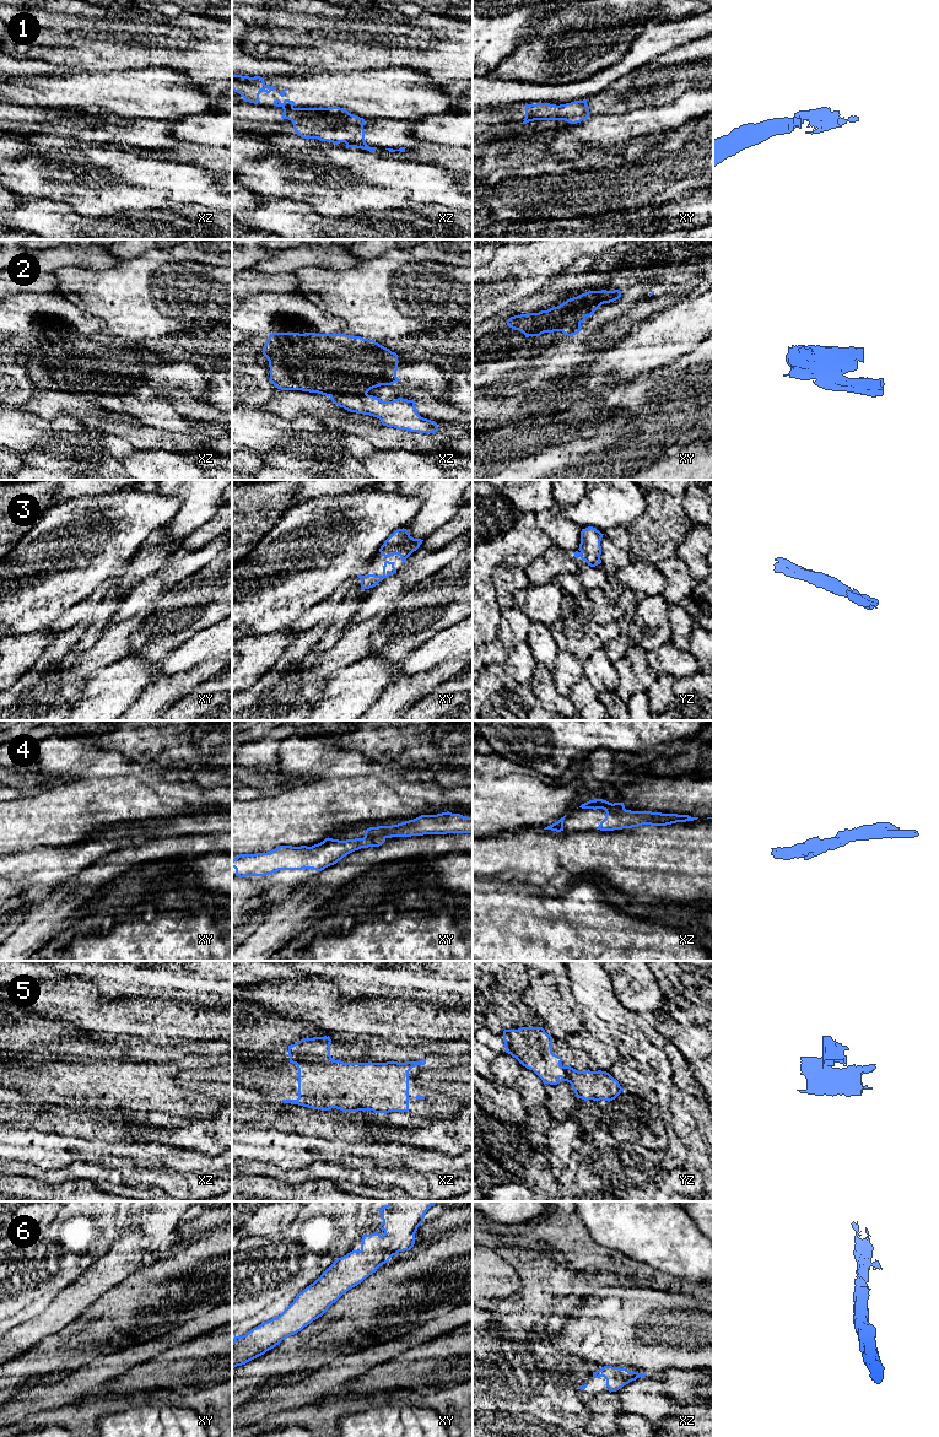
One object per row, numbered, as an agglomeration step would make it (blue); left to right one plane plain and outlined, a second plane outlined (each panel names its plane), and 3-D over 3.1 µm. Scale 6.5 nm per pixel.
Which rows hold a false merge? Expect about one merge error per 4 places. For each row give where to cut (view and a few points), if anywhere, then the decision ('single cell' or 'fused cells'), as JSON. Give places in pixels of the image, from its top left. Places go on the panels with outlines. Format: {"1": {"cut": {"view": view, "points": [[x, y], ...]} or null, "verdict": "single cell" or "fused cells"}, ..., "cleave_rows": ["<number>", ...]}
{"1": {"cut": {"view": "xz", "points": [[282, 107], [292, 108]]}, "verdict": "fused cells"}, "2": {"cut": {"view": "xz", "points": [[366, 393], [334, 394], [330, 396]]}, "verdict": "fused cells"}, "3": {"cut": null, "verdict": "single cell"}, "4": {"cut": null, "verdict": "single cell"}, "5": {"cut": null, "verdict": "single cell"}, "6": {"cut": null, "verdict": "single cell"}, "cleave_rows": ["1", "2"]}

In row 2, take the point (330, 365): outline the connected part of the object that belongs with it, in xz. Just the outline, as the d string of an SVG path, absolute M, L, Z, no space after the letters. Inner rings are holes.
M272 333L264 345L270 382L281 390L302 390L325 396L366 395L371 389L392 385L396 377L398 355L374 340L346 334Z

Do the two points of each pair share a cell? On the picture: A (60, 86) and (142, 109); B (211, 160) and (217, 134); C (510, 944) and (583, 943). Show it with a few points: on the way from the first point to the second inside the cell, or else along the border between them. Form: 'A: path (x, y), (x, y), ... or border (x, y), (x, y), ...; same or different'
A: path (81, 90), (108, 90), (122, 93); same
B: border (185, 142), (211, 146), (214, 149); different
C: path (528, 944), (565, 943); same

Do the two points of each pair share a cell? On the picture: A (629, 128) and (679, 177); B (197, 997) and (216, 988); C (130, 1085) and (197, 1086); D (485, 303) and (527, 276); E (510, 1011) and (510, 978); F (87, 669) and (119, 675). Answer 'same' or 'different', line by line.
A: different
B: same
C: same
D: same
E: same
F: different

